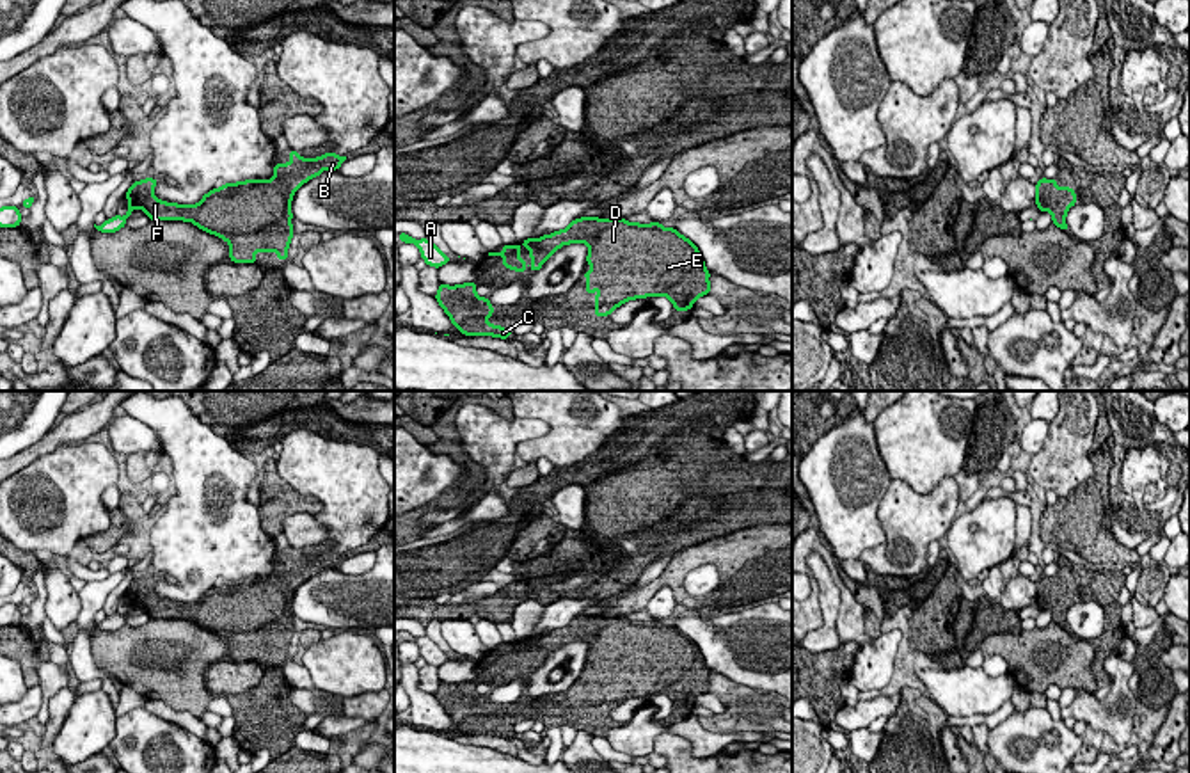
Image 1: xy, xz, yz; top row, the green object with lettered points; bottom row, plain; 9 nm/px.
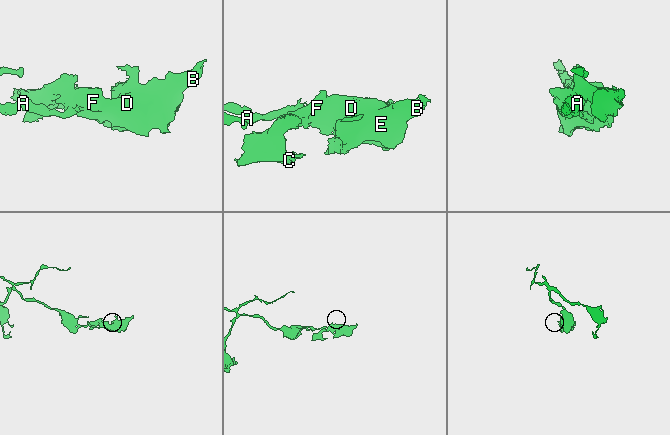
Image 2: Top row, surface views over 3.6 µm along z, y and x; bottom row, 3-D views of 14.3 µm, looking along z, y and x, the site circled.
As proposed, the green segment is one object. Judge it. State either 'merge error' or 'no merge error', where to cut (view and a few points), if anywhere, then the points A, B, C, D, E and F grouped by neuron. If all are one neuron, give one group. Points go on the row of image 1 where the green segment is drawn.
merge error; cut xy (128, 207), (134, 208); groups A / B C D E F

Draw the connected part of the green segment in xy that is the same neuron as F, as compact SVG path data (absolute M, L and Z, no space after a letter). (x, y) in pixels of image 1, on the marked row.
M290 149L290 156L290 162L274 165L274 176L270 179L224 183L220 188L211 188L195 204L178 204L158 199L153 194L158 179L153 178L131 183L124 195L128 199L128 208L142 210L149 220L192 222L199 229L222 238L229 243L229 259L234 263L256 263L258 252L275 252L277 259L286 261L293 238L291 201L295 192L323 171L337 171L341 163L348 160L346 155L339 156L336 153L304 158L293 149Z

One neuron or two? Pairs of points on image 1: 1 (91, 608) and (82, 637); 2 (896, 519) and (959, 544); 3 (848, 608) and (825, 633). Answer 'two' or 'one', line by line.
1: one
2: two
3: two

